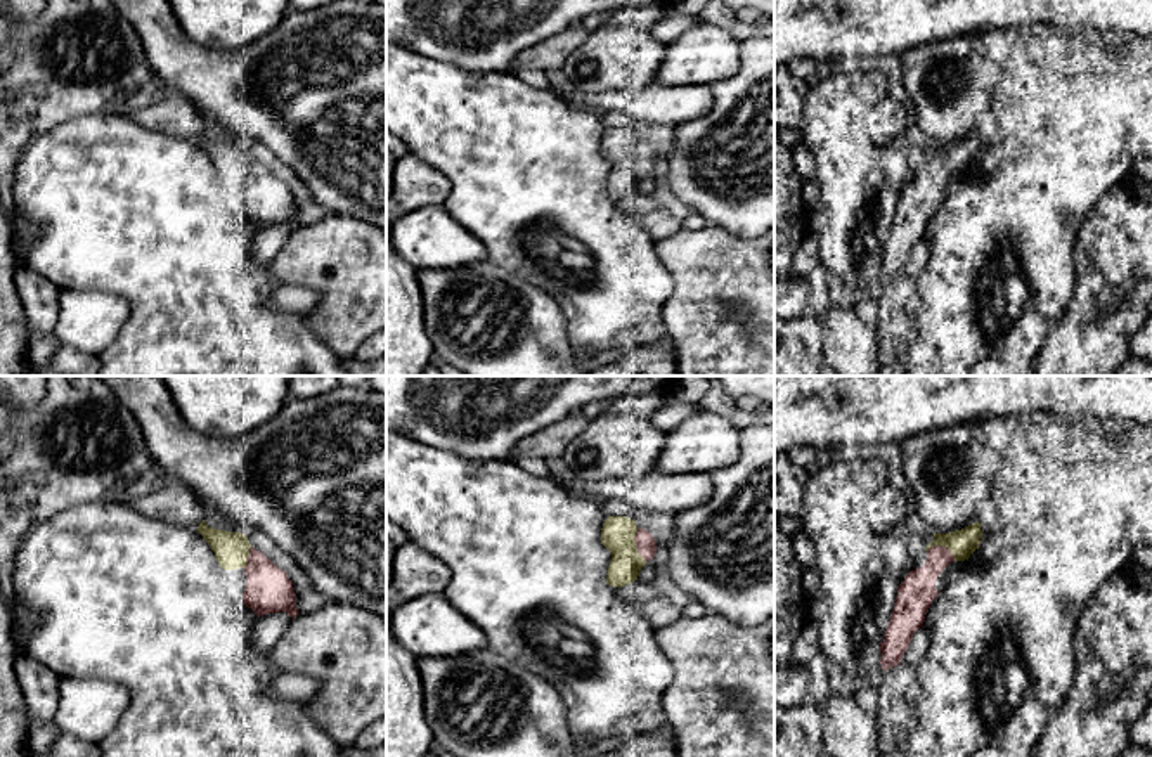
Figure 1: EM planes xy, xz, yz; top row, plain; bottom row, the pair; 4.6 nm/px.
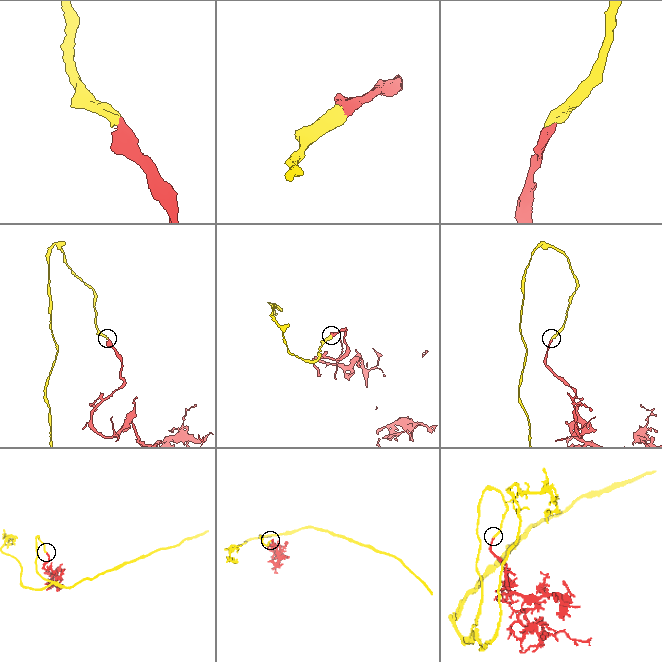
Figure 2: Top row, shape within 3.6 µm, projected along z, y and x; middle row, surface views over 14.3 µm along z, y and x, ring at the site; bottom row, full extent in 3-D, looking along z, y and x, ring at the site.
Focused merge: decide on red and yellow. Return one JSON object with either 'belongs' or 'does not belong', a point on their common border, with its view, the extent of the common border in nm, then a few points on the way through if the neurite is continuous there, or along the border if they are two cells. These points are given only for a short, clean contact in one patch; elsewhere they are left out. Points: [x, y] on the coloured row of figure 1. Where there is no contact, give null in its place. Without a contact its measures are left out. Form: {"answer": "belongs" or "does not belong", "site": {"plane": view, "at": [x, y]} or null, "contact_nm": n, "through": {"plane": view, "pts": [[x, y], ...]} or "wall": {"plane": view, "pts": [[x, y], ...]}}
{"answer": "belongs", "site": {"plane": "xz", "at": [636, 544]}, "contact_nm": 160}

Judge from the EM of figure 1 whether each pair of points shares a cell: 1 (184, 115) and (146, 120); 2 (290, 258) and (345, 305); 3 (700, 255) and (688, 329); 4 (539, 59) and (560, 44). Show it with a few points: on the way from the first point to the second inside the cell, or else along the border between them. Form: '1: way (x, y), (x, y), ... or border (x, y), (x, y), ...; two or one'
1: way (175, 116), (155, 118); one
2: way (304, 264), (331, 291); one
3: way (700, 274), (700, 310); one
4: way (544, 56), (555, 49); one

